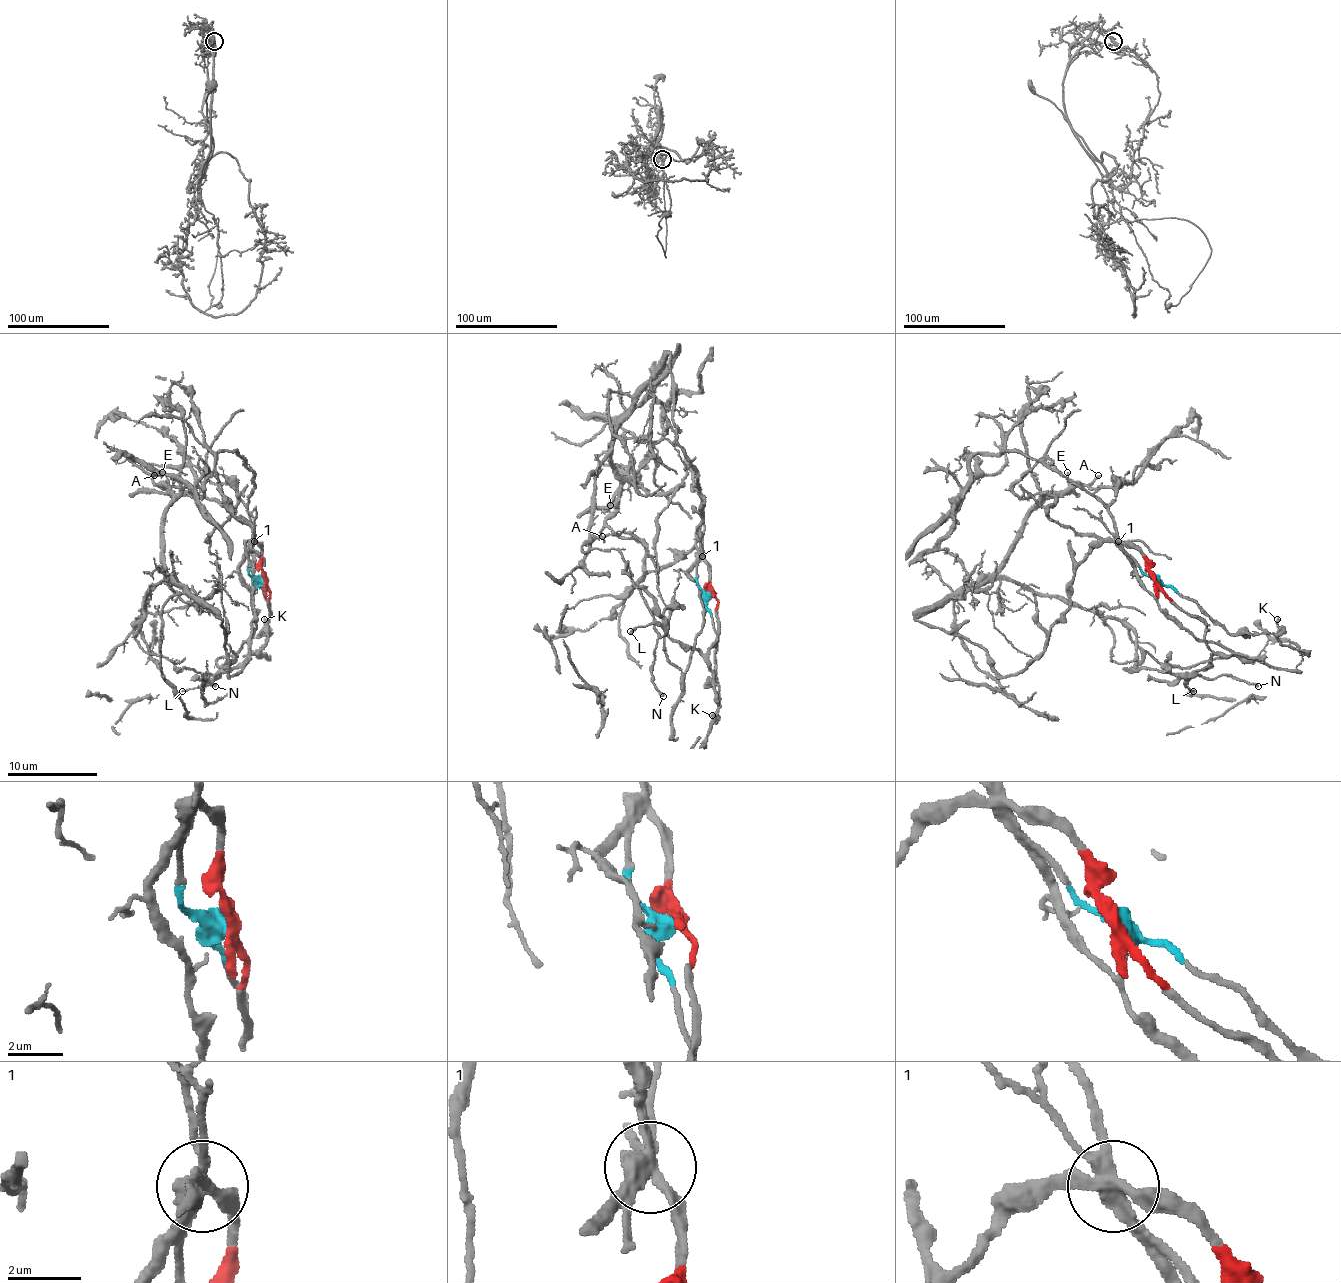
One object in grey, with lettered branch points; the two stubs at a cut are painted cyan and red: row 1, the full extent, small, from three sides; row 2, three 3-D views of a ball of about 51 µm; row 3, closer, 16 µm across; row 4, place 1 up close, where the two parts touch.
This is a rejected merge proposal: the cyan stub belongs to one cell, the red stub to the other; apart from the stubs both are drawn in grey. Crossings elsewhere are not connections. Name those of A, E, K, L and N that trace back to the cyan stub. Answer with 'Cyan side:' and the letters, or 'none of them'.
Cyan side: K

